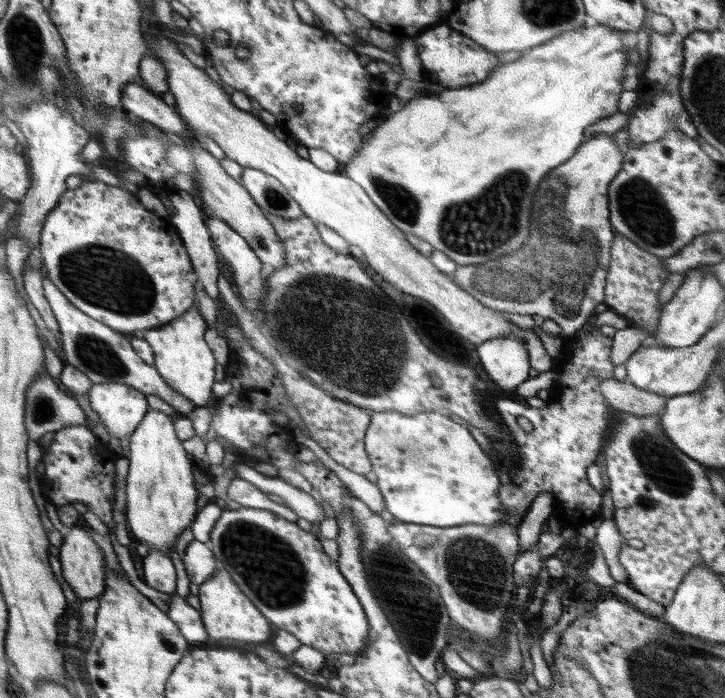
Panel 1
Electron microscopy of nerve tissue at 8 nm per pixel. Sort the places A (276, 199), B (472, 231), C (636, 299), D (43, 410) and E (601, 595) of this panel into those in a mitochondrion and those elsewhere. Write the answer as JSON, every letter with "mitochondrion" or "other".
{"A":"mitochondrion","B":"mitochondrion","C":"other","D":"mitochondrion","E":"other"}

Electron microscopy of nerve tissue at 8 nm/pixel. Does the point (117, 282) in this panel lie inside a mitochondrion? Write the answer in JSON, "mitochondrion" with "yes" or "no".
{"mitochondrion":"yes"}

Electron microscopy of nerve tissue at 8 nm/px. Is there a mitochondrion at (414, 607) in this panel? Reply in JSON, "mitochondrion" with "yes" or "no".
{"mitochondrion":"yes"}

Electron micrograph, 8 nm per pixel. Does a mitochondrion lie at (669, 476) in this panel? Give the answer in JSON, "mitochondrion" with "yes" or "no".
{"mitochondrion":"yes"}

